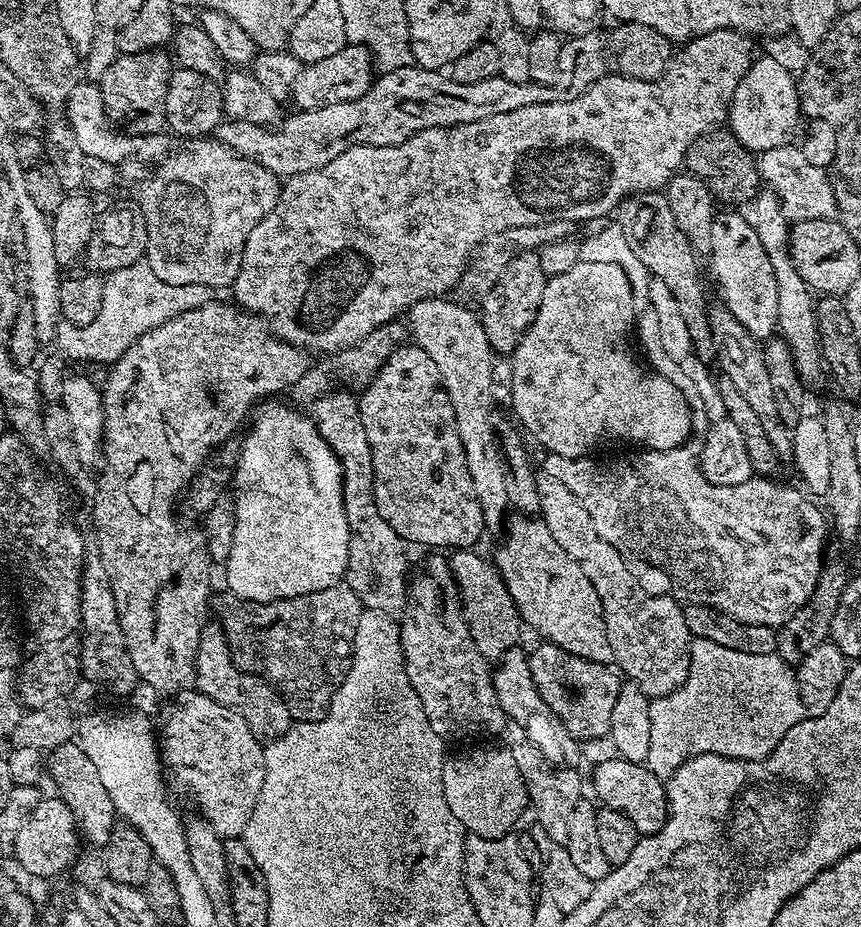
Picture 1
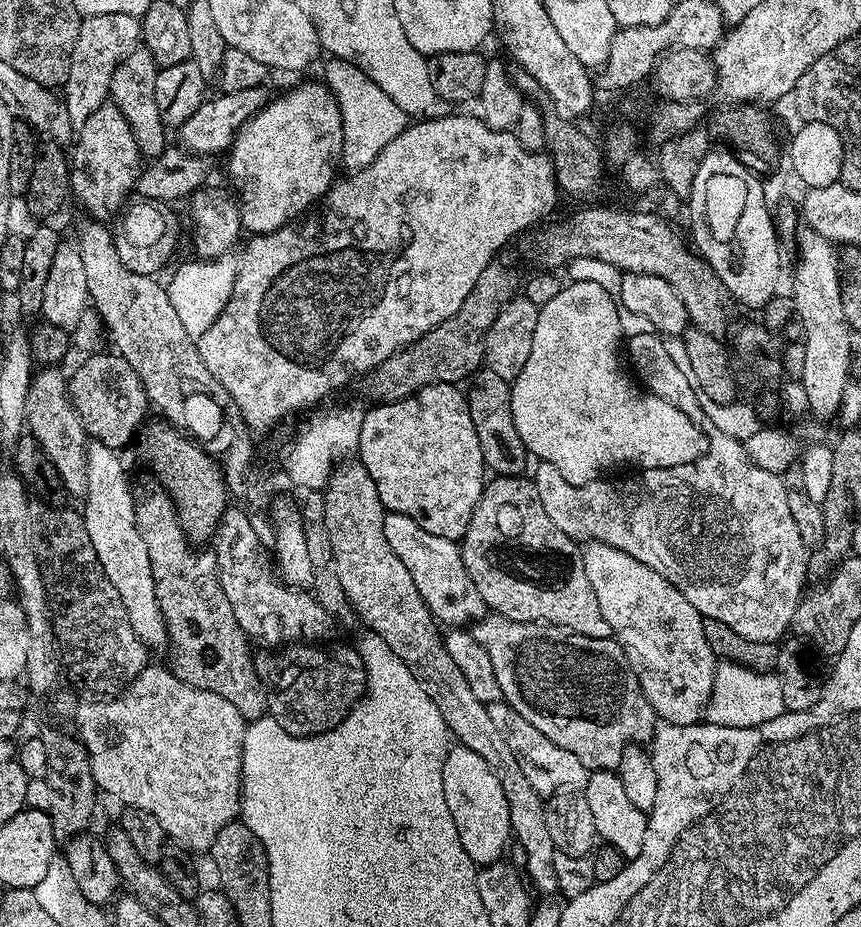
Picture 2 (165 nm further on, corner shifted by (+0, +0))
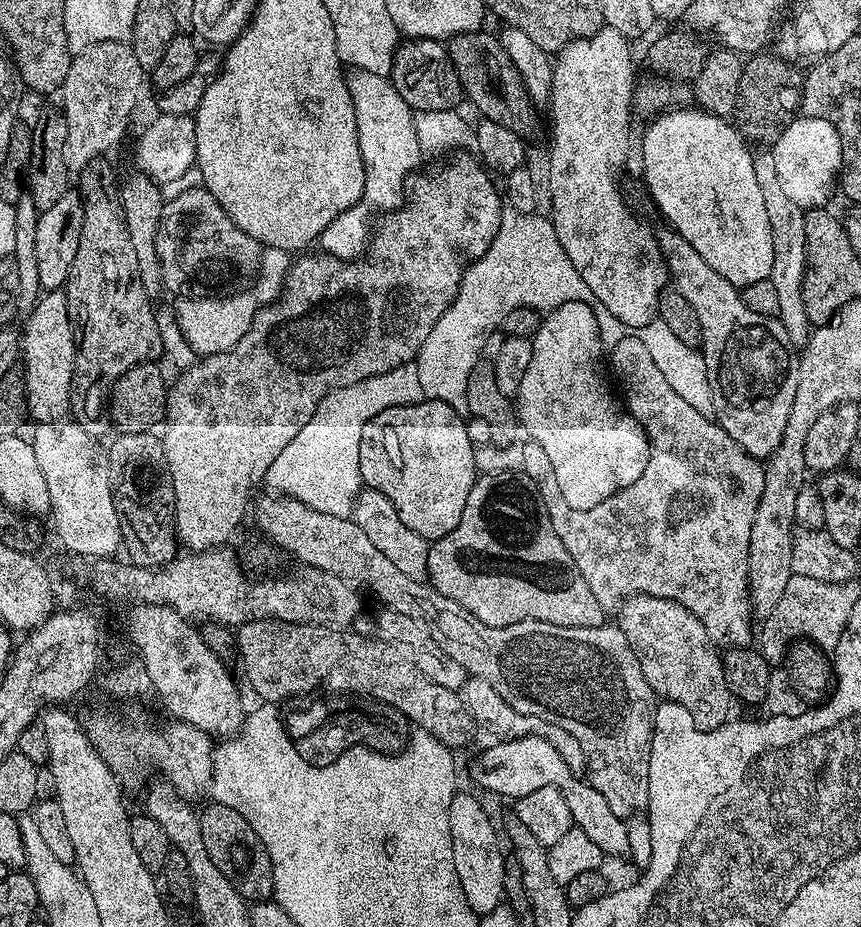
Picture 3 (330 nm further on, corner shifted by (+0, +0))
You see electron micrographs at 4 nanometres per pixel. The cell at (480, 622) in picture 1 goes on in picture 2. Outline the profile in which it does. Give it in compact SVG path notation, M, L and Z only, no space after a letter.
M388 512L384 518L386 542L390 542L390 550L402 558L402 566L410 570L410 578L414 578L414 586L418 586L418 594L426 602L433 617L441 625L464 626L467 620L476 622L485 615L486 605L482 594L478 594L478 586L474 586L472 576L462 562L459 543L447 540L438 534L430 534L414 522L406 514Z

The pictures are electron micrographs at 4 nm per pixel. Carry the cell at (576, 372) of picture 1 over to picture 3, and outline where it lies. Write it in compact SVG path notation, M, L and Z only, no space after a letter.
M579 300L552 309L541 319L540 328L531 341L530 367L526 369L522 386L518 386L518 394L514 398L518 424L528 431L526 436L529 441L546 450L567 505L574 510L586 510L588 504L604 500L604 496L609 496L616 492L616 488L628 485L628 480L636 480L636 476L640 476L640 471L644 469L644 435L640 436L643 427L618 399L606 375L605 361L604 364L600 361L606 347L600 340L599 324L591 303Z

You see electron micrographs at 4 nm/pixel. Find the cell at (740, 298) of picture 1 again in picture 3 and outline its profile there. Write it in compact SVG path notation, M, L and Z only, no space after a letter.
M696 106L674 107L671 110L662 111L651 122L653 124L645 130L644 137L640 140L640 152L644 155L644 184L648 187L648 192L652 195L657 210L669 220L665 221L670 225L672 231L684 236L686 242L690 242L690 246L694 246L694 250L698 250L698 254L702 254L702 258L710 262L710 266L714 266L714 270L718 270L718 274L722 274L722 278L726 278L731 284L745 286L771 277L774 266L774 238L770 234L770 217L766 215L762 190L758 187L758 177L754 174L753 153L748 152L750 144L742 135L741 129L725 117L713 116L712 113Z

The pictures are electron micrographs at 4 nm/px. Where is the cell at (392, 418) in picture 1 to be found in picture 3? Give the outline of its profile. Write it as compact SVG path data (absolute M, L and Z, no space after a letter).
M425 398L420 404L398 405L382 410L363 427L359 447L363 483L386 494L394 510L398 510L398 518L402 518L402 522L406 522L414 534L422 534L429 542L441 540L450 534L450 530L454 530L454 526L458 526L462 510L466 510L466 498L470 498L470 490L478 478L476 448L464 419L461 413L446 406L446 402Z

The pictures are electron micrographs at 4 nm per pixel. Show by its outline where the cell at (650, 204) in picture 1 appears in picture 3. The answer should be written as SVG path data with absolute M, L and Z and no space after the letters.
M484 31L459 32L446 44L463 95L481 112L479 115L483 119L493 120L521 134L532 132L536 128L537 105L530 102L526 86L510 62L510 54L506 54L495 35Z

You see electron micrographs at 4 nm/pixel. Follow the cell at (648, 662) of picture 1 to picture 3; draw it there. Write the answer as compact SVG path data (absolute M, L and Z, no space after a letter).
M631 595L619 605L619 612L618 627L626 634L653 693L686 706L693 721L706 732L727 724L733 715L734 697L726 686L721 653L706 634L706 626L686 606L664 597Z

